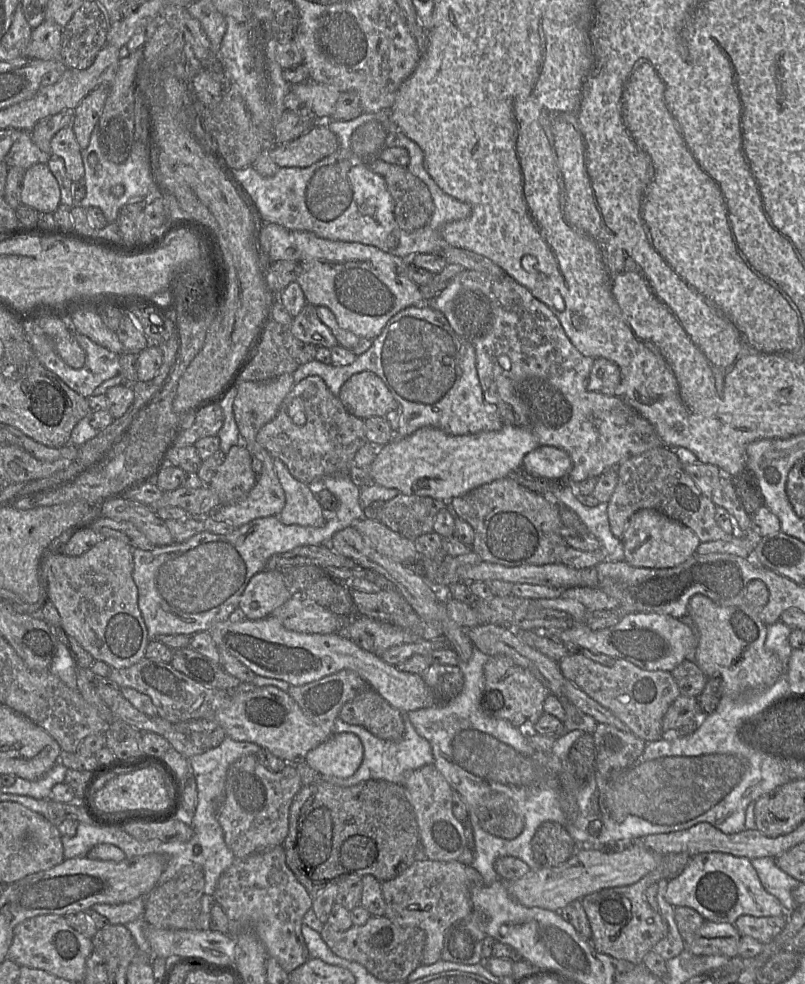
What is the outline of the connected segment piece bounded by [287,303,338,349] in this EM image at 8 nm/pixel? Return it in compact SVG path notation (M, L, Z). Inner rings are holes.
M306 303L287 329L299 340L329 349L338 345L336 337L318 317L316 306Z

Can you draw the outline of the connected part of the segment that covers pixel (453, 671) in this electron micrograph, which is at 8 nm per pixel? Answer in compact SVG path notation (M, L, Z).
M431 664L421 676L438 704L456 698L464 685L464 676L459 666Z

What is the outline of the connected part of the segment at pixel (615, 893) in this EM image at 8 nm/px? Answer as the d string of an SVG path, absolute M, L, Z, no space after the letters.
M671 853L662 857L658 866L628 886L605 888L581 899L592 930L591 944L597 952L611 956L616 962L642 964L646 954L668 932L668 924L646 900L647 888L662 879L672 880L679 876L692 856L686 853Z

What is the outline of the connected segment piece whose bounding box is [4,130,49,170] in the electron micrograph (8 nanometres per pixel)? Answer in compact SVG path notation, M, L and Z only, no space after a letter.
M20 130L17 140L12 144L4 161L9 168L20 167L27 170L37 163L47 163L48 159L49 155L44 154L32 141L31 131Z

